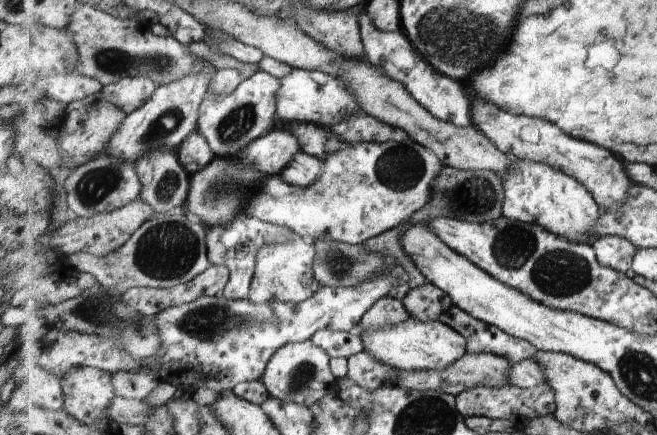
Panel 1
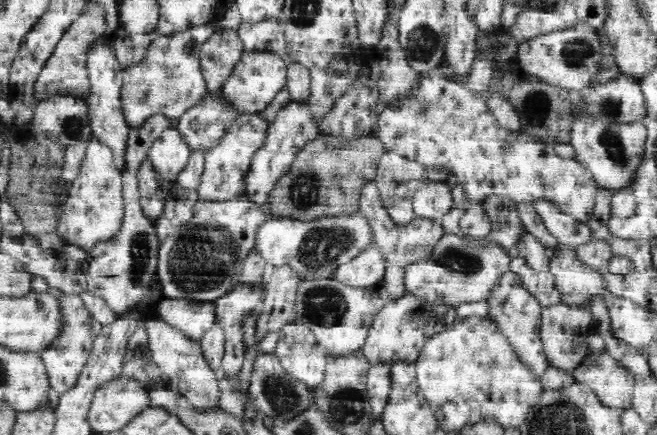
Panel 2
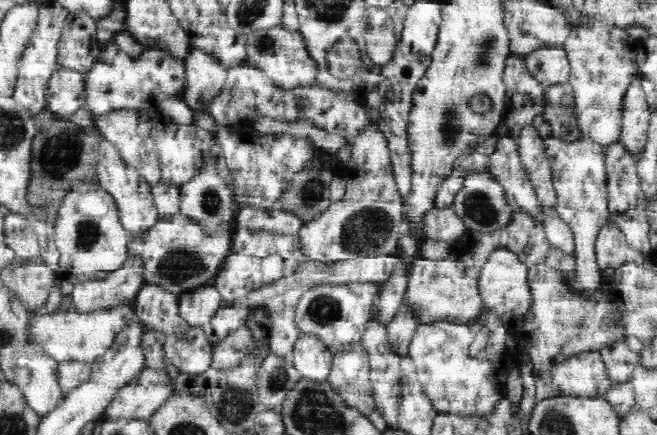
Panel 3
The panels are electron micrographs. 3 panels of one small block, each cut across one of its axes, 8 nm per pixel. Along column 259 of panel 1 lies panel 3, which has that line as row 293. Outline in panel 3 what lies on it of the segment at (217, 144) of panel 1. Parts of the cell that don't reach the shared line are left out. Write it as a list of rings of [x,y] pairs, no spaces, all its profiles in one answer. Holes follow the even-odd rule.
[[[128,254],[121,268],[97,280],[81,281],[71,294],[73,306],[80,313],[132,306],[146,284],[144,257]]]

